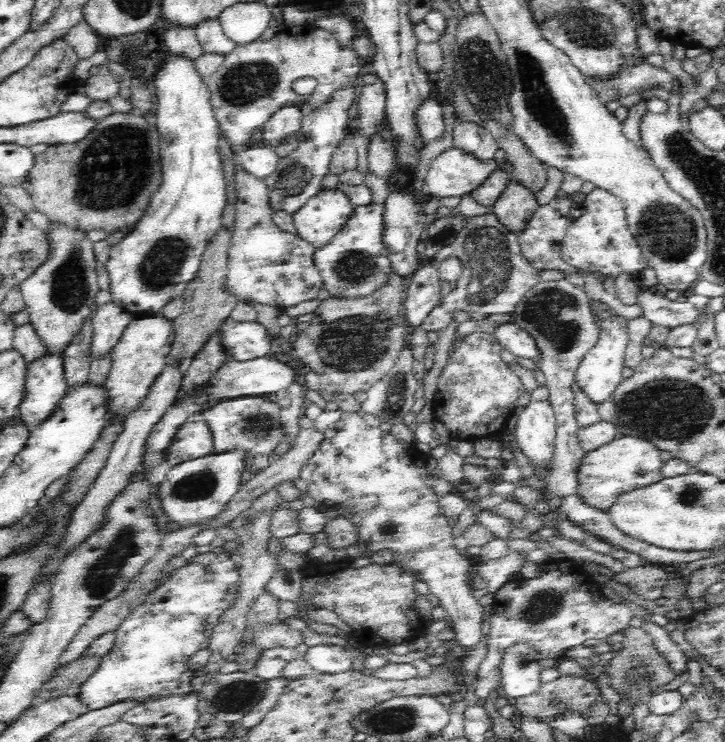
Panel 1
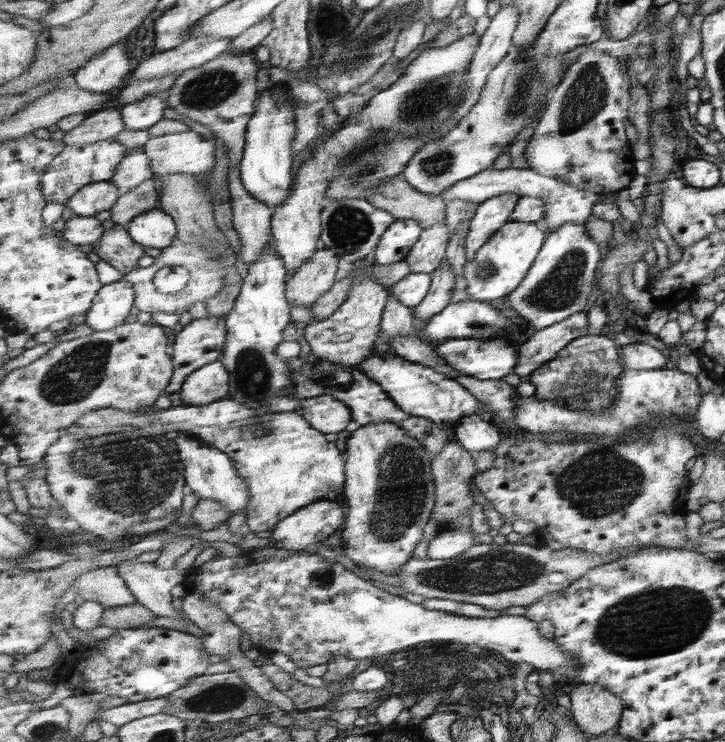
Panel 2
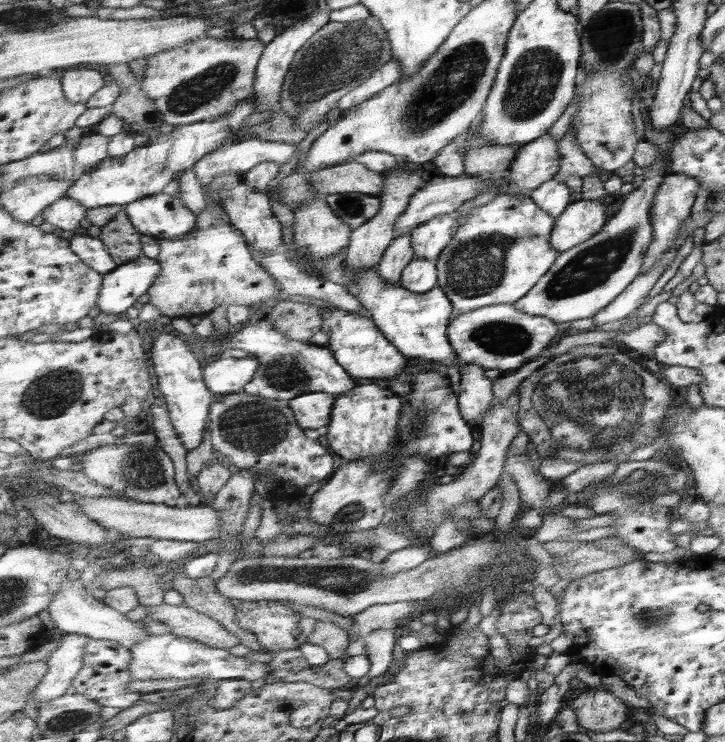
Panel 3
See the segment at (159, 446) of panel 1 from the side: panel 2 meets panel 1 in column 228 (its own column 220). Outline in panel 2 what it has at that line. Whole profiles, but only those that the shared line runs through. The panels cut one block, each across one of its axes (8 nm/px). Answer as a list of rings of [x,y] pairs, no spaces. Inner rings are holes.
[[[219,360],[191,373],[180,390],[181,402],[207,406],[230,394],[230,370]]]

